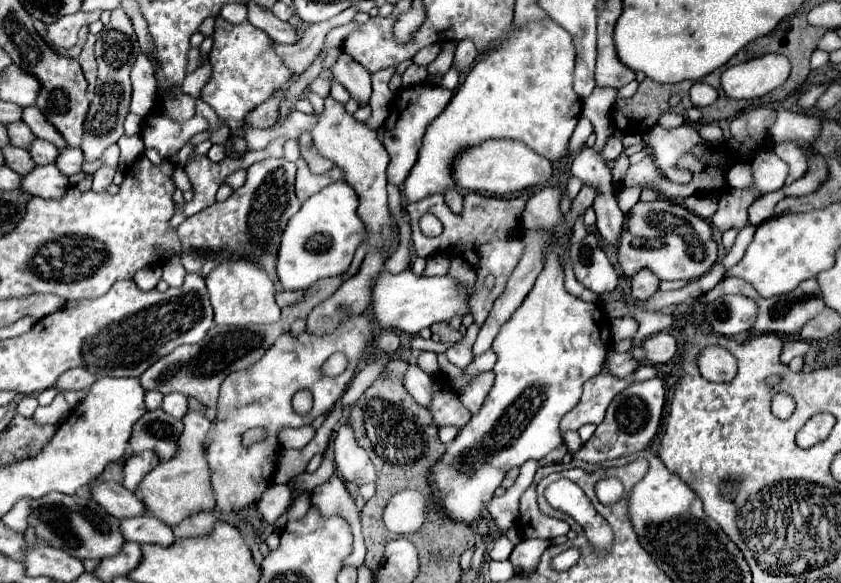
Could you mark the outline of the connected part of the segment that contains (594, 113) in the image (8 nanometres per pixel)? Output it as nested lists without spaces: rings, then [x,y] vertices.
[[[594,88],[594,92],[584,100],[582,106],[582,114],[592,120],[594,124],[594,132],[598,134],[598,142],[596,142],[596,150],[602,148],[604,144],[604,136],[612,134],[614,128],[610,124],[610,106],[616,100],[618,90],[616,88]]]

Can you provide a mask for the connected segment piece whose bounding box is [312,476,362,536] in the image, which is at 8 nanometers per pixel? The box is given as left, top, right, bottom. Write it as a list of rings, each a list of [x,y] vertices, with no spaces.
[[[332,476],[330,482],[320,484],[312,490],[312,504],[324,512],[324,516],[332,516],[332,512],[340,512],[352,526],[352,534],[362,534],[360,526],[360,510],[354,504],[354,498],[348,494],[344,482],[338,476]]]

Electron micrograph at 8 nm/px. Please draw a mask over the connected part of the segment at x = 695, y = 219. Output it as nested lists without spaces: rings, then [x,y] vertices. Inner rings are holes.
[[[666,198],[634,204],[630,214],[626,214],[618,244],[616,258],[626,276],[634,276],[642,268],[648,268],[660,276],[660,280],[700,278],[712,268],[718,254],[718,246],[712,240],[710,222]]]

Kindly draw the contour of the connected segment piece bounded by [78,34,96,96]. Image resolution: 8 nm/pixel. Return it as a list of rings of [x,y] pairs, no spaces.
[[[88,34],[88,40],[86,40],[86,44],[84,44],[84,48],[82,48],[80,56],[78,56],[78,62],[80,62],[82,70],[84,70],[84,76],[86,76],[88,84],[90,84],[90,86],[88,86],[88,94],[90,94],[90,96],[92,96],[94,88],[96,88],[96,58],[94,58],[94,42],[96,42],[96,36]]]

